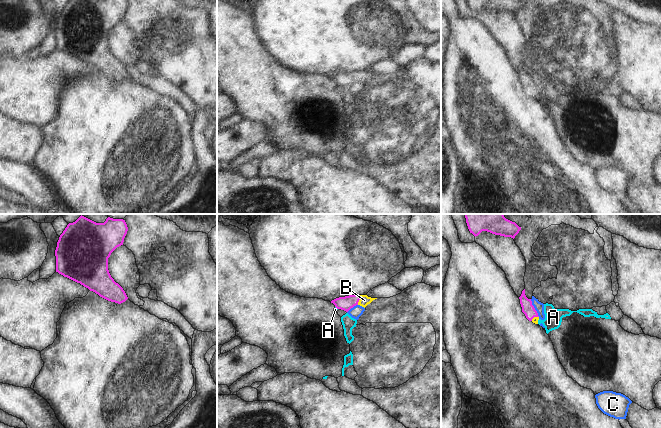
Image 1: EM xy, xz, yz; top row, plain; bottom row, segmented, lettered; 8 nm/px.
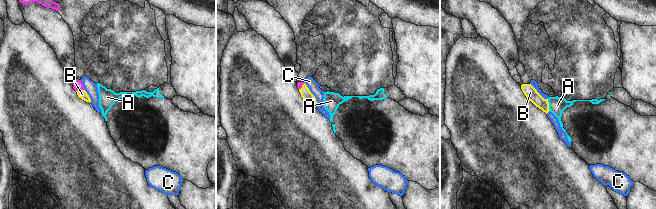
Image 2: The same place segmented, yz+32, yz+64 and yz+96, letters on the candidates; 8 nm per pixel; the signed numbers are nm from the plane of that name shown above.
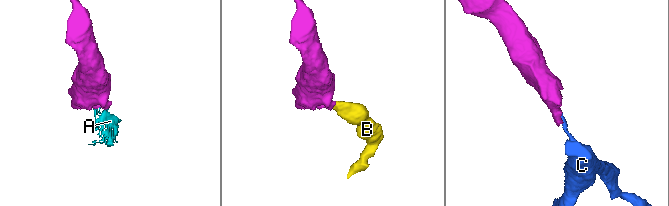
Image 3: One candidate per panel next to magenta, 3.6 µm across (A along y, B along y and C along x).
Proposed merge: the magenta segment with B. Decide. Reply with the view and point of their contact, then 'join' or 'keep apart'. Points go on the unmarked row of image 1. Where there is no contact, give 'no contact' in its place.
xz (359, 75) | join

